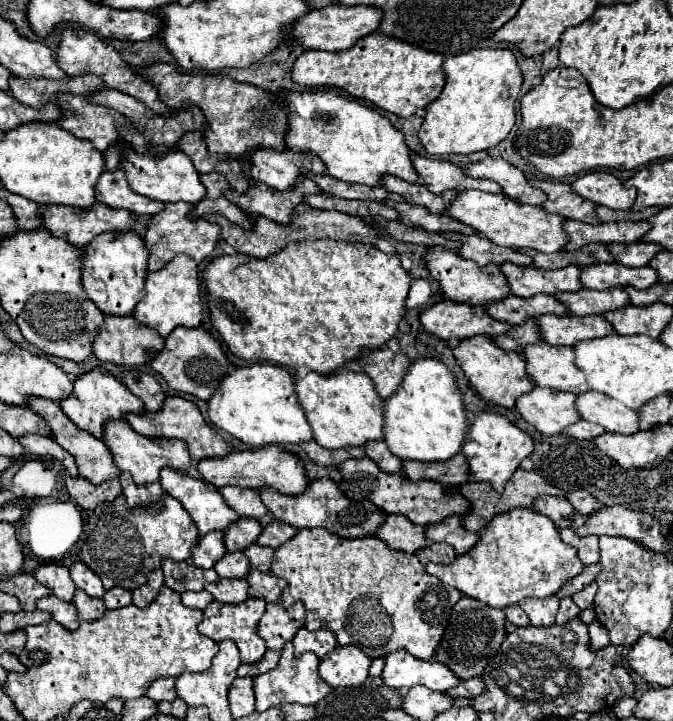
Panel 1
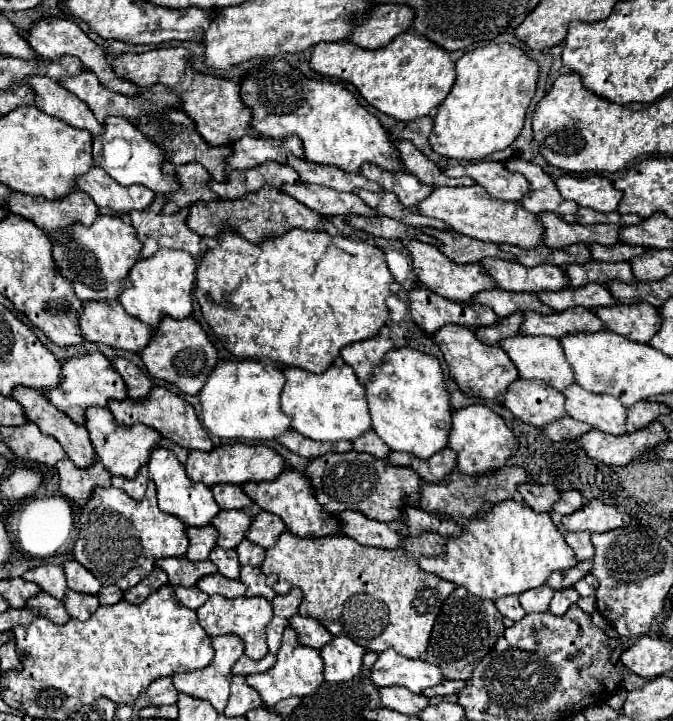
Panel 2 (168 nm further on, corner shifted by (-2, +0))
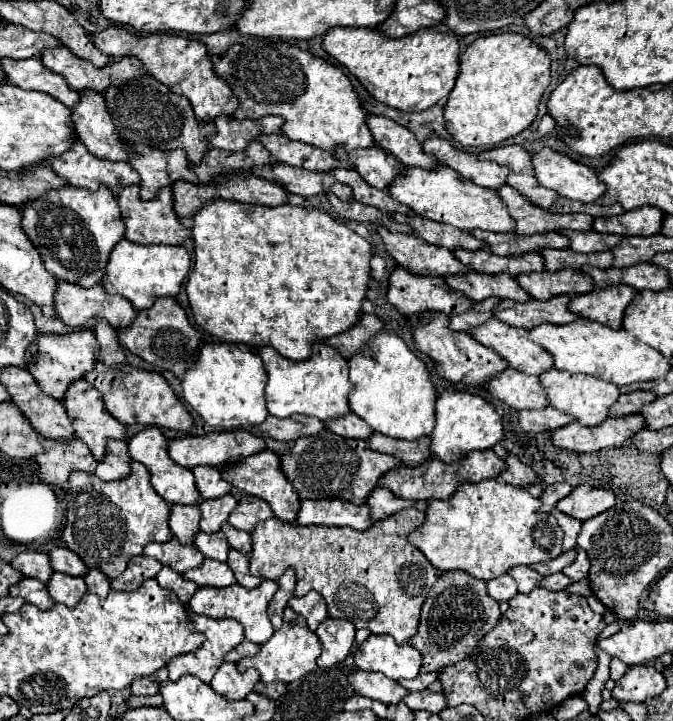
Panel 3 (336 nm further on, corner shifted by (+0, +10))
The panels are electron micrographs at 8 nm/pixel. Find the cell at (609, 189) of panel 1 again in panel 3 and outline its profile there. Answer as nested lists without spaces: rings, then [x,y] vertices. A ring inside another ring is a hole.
[[[548,147],[532,155],[532,163],[538,183],[558,191],[566,199],[596,203],[606,193],[606,185],[598,179],[594,169]]]

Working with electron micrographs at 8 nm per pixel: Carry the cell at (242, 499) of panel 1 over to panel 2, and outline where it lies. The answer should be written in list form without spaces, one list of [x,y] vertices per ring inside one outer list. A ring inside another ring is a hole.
[[[210,487],[212,493],[214,493],[214,499],[218,503],[220,509],[244,509],[248,505],[252,505],[252,499],[240,489],[240,487]]]

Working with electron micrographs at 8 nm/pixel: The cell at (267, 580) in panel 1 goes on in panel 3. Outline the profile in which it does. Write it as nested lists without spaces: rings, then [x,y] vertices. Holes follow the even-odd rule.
[[[230,549],[230,553],[228,553],[228,565],[230,565],[230,569],[234,571],[236,581],[238,581],[242,587],[246,587],[246,589],[254,589],[254,587],[258,587],[258,585],[262,583],[262,577],[250,575],[248,563],[250,563],[250,555],[238,553],[236,549]]]

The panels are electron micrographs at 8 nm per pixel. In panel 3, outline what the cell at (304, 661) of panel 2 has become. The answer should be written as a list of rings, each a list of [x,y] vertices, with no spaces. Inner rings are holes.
[[[290,607],[284,611],[284,623],[278,631],[274,631],[274,635],[262,645],[262,649],[246,659],[246,661],[240,661],[238,663],[238,671],[244,673],[246,669],[256,669],[260,671],[260,679],[264,683],[274,683],[274,681],[282,681],[282,683],[292,683],[292,681],[298,681],[302,679],[306,673],[314,671],[318,665],[316,665],[316,659],[320,655],[320,639],[314,631],[308,629],[306,625],[306,619],[298,613],[294,613]]]

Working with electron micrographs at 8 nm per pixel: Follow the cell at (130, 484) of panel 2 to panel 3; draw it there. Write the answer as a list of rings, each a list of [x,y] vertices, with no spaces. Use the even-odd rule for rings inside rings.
[[[108,441],[108,449],[110,449],[110,453],[104,457],[104,461],[98,463],[96,475],[102,481],[128,477],[132,473],[132,469],[130,469],[132,457],[128,453],[128,445],[124,441]]]

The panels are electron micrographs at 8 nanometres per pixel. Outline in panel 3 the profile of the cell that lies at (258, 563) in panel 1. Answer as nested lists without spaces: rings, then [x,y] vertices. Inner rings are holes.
[[[230,523],[222,525],[222,533],[226,535],[226,539],[228,539],[228,543],[230,543],[232,549],[236,549],[240,553],[250,553],[252,551],[252,537],[250,537],[250,533],[238,531]]]

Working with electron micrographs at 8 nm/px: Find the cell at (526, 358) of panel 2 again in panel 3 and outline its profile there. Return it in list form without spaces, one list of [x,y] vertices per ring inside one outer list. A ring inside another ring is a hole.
[[[492,317],[470,335],[474,335],[482,345],[492,347],[510,367],[520,369],[522,373],[542,375],[554,367],[552,355],[542,345],[534,343],[528,337],[530,333],[522,327],[510,327]]]

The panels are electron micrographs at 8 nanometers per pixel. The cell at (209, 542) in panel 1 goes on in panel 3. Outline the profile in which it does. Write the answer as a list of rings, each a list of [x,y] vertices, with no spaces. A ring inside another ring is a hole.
[[[172,505],[170,507],[170,529],[176,539],[190,547],[194,545],[194,537],[200,531],[200,509],[192,505]]]

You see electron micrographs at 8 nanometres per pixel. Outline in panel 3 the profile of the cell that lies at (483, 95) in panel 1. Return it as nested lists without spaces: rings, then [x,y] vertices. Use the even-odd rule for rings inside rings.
[[[496,33],[478,37],[460,55],[460,73],[444,107],[446,131],[462,147],[494,147],[524,131],[536,117],[538,101],[550,85],[550,57],[532,39],[518,33]]]

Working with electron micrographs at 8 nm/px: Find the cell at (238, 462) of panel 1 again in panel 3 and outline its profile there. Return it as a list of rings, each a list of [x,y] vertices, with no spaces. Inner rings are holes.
[[[238,429],[238,431],[212,431],[206,435],[188,435],[188,437],[174,439],[168,445],[168,455],[170,455],[170,459],[174,459],[178,465],[182,465],[186,469],[194,469],[198,465],[210,465],[210,467],[224,469],[226,465],[236,463],[242,457],[262,453],[264,449],[266,449],[266,443],[262,437],[256,437],[244,429]]]

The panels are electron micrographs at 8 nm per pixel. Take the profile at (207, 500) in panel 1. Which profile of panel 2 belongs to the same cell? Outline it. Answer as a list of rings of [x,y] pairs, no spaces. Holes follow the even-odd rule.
[[[156,447],[150,453],[150,461],[148,461],[148,471],[150,471],[150,479],[156,483],[156,491],[158,491],[158,507],[164,513],[170,515],[178,515],[180,521],[184,521],[186,525],[192,527],[204,527],[208,525],[216,513],[220,511],[220,507],[214,501],[212,491],[204,485],[204,483],[194,483],[186,477],[184,465],[176,459],[176,455],[170,449],[164,447]]]

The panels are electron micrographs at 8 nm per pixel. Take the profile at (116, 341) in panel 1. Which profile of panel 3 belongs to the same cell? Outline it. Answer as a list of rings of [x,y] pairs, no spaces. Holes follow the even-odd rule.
[[[60,281],[58,291],[56,291],[56,311],[60,315],[60,321],[76,327],[76,329],[88,329],[96,319],[106,319],[114,329],[126,329],[132,325],[134,317],[136,317],[136,309],[132,307],[130,301],[126,301],[124,297],[118,295],[110,295],[106,293],[106,289],[102,285],[94,285],[90,289],[78,287],[78,285],[70,285],[68,281]]]

